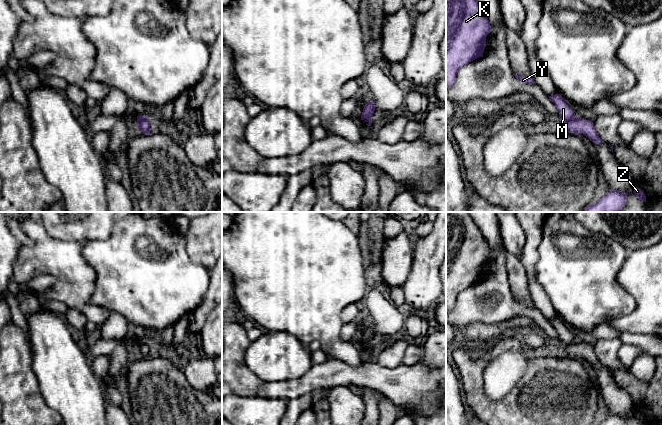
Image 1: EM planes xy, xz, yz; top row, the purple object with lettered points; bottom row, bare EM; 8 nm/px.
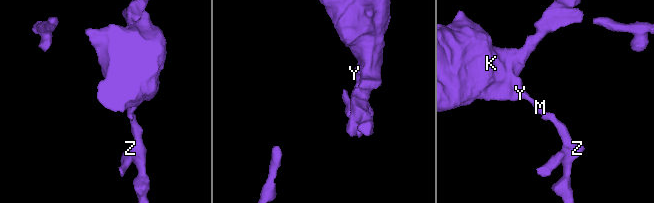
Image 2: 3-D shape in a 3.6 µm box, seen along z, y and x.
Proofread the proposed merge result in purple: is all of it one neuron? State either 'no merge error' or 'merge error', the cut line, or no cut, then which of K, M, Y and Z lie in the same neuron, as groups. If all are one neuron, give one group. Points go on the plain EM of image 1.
merge error; cut in yz along (575, 341), (567, 347); K M Y / Z

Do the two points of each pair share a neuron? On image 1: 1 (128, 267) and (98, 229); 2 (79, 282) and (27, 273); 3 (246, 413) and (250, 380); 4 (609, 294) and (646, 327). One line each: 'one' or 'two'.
1: two
2: one
3: two
4: two

